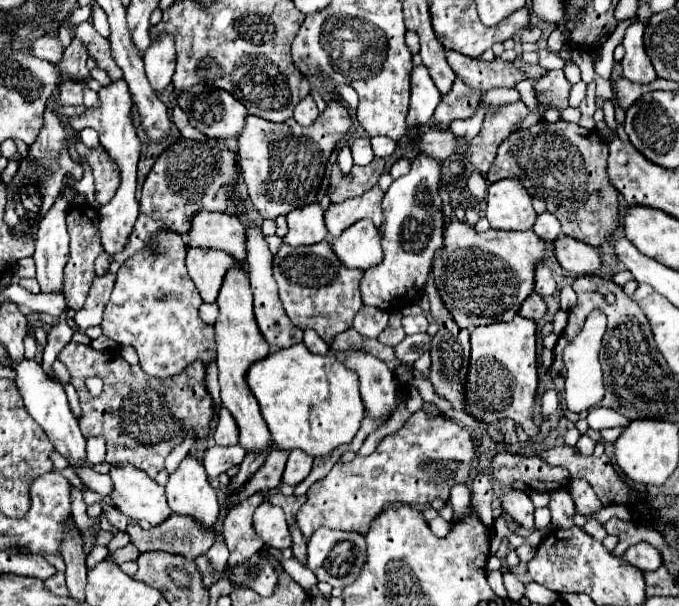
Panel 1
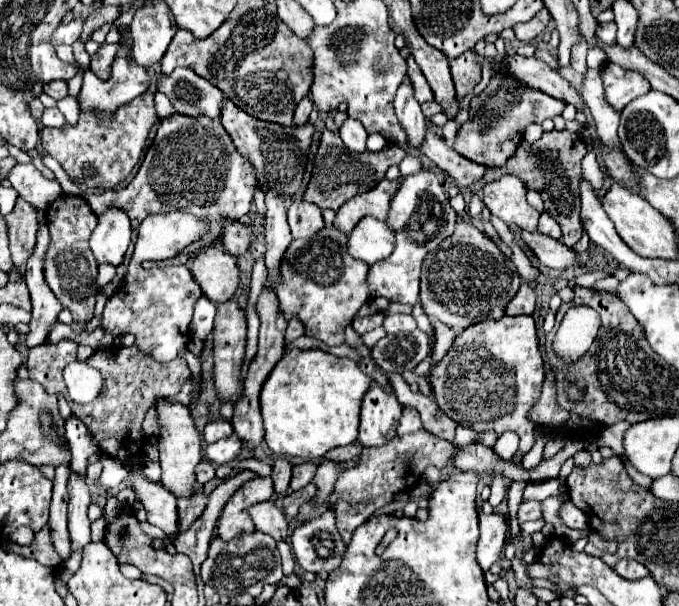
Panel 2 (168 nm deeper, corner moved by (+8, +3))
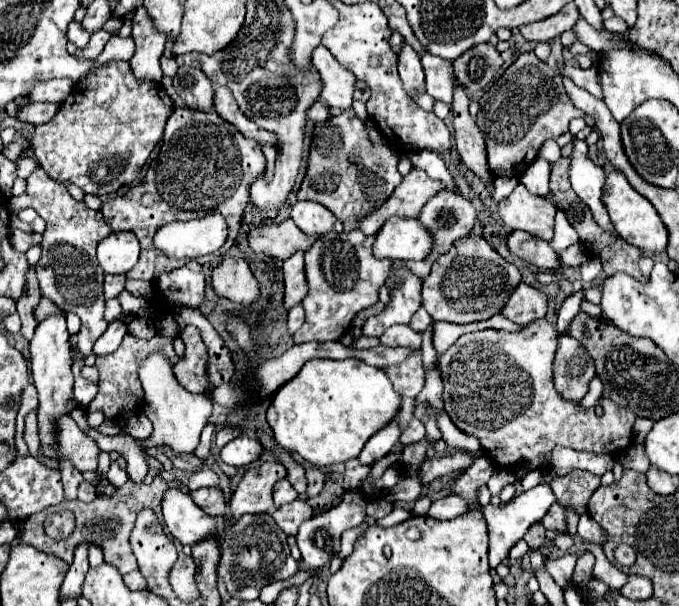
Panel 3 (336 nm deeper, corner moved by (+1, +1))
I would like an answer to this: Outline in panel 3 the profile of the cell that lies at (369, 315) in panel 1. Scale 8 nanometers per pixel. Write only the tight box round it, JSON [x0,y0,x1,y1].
[363,270,421,336]

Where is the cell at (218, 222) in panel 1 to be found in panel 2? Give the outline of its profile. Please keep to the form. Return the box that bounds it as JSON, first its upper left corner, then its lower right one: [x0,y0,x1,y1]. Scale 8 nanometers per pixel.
[222,222,254,256]

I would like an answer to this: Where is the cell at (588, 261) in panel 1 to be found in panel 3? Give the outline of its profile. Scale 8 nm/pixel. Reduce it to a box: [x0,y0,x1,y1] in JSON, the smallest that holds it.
[507,230,561,270]

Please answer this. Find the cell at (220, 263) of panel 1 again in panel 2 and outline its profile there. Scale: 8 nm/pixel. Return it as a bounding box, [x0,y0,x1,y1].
[190,246,238,302]

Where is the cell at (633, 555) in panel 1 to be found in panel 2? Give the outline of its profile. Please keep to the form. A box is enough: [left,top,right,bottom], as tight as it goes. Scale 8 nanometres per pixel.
[614,560,648,580]

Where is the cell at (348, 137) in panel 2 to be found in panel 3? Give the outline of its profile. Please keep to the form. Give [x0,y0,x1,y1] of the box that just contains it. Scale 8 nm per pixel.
[313,46,355,110]

